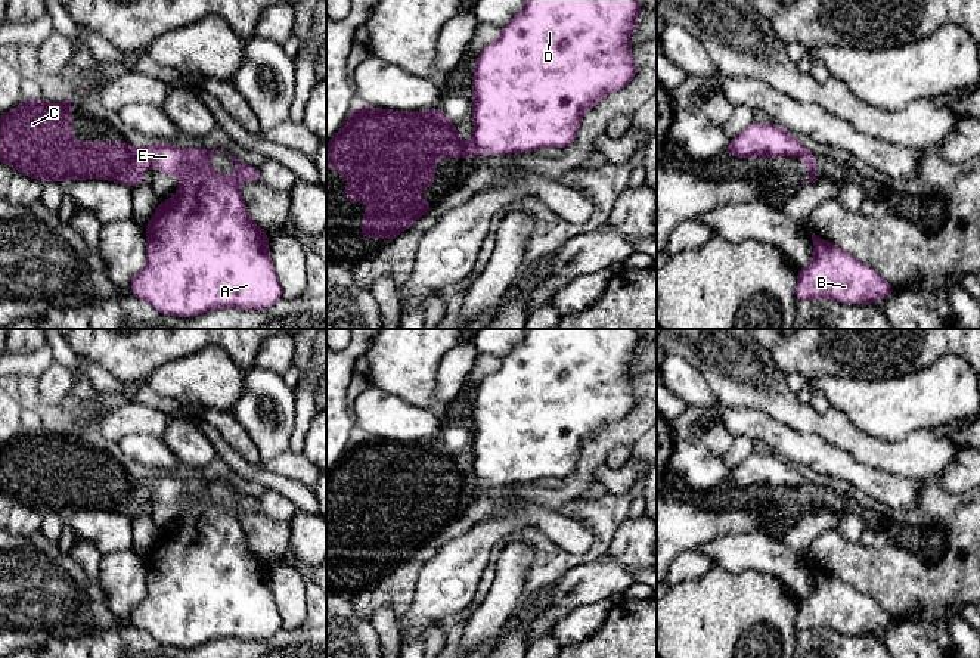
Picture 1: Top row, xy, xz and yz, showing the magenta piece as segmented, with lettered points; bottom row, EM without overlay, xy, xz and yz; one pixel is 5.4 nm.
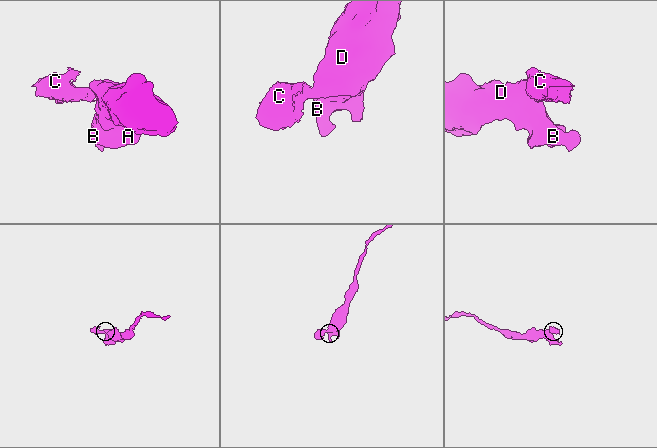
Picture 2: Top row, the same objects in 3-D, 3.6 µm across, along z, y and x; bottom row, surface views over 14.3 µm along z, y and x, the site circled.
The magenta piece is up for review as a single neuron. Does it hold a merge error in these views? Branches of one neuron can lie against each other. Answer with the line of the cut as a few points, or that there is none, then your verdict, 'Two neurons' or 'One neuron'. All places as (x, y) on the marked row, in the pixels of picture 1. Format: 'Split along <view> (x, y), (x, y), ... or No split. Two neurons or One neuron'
Split along xy (140, 151), (151, 165). Two neurons

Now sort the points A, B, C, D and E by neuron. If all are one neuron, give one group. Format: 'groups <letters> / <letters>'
groups A B D E / C

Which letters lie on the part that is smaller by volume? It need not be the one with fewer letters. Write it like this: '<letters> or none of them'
C

